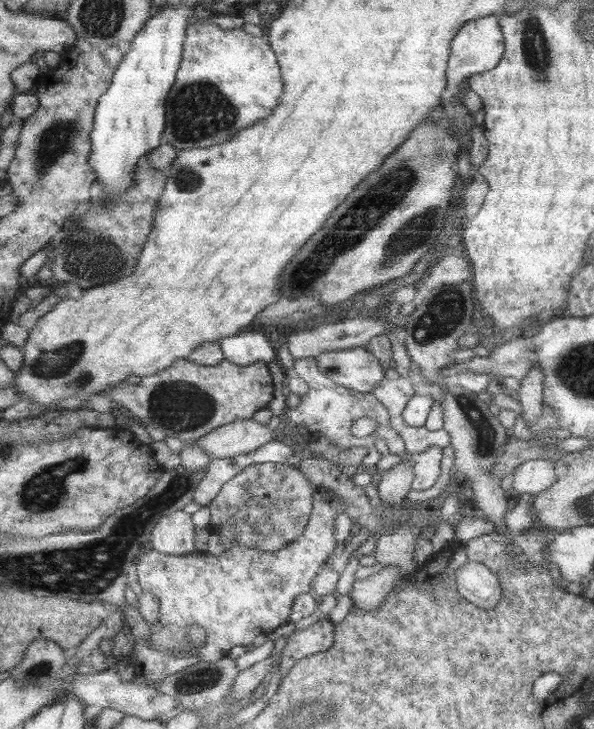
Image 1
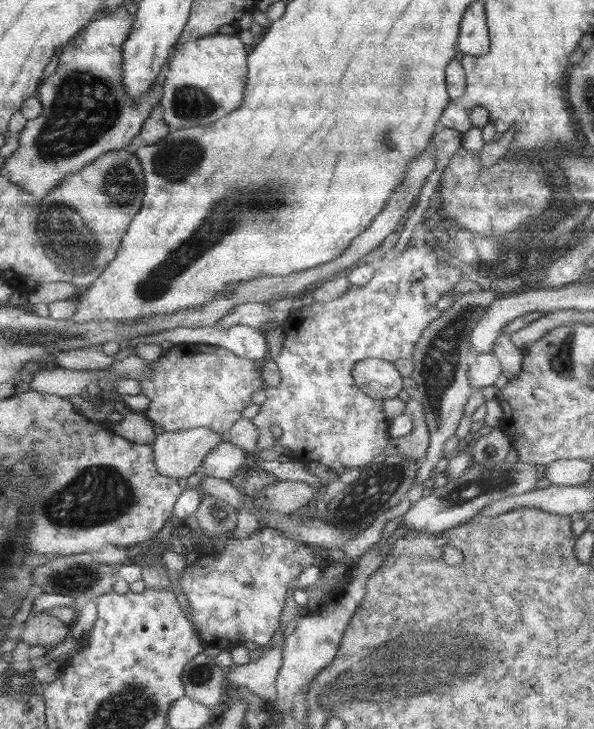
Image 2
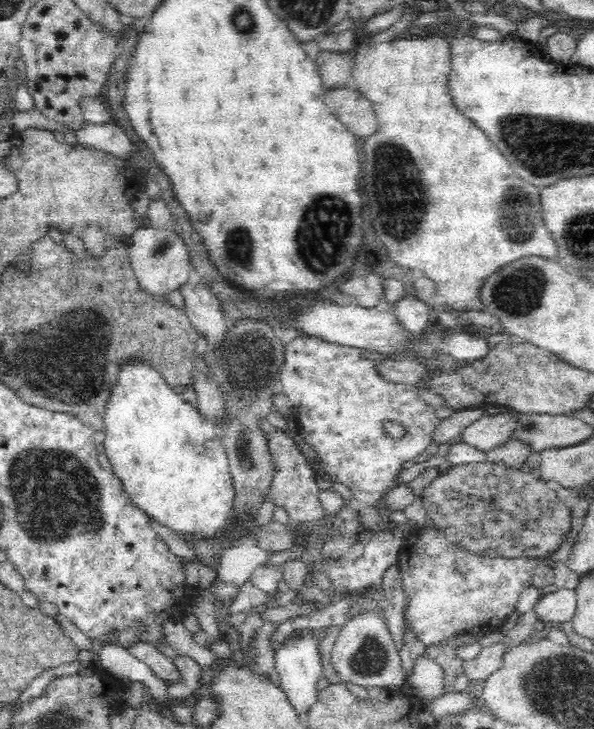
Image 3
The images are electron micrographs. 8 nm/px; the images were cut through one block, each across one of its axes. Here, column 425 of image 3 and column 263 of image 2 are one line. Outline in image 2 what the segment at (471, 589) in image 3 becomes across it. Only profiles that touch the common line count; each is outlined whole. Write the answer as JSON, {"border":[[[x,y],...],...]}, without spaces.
{"border":[[[267,527],[256,530],[246,540],[233,540],[229,536],[224,541],[227,544],[223,550],[191,556],[189,565],[181,573],[180,588],[188,597],[193,624],[198,630],[200,641],[207,643],[208,651],[230,651],[248,641],[261,648],[270,643],[277,632],[286,602],[286,591],[292,585],[300,586],[298,575],[312,566],[314,552],[303,541],[291,540],[284,537],[283,533]]]}

